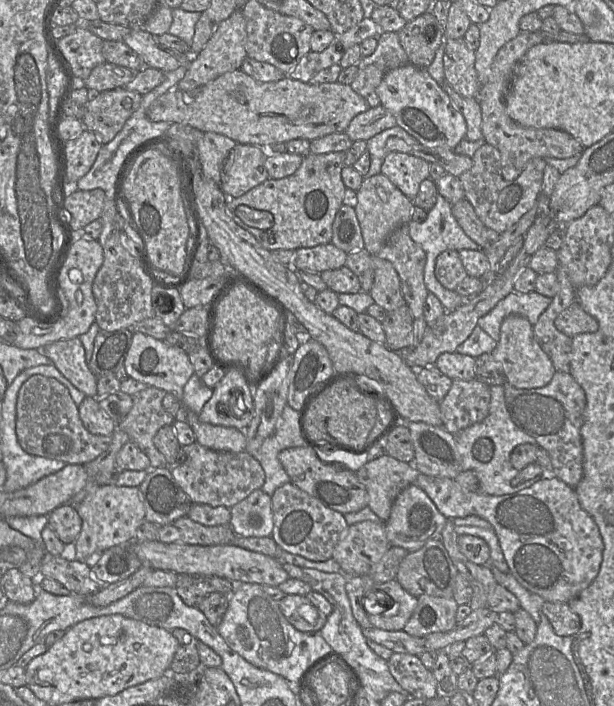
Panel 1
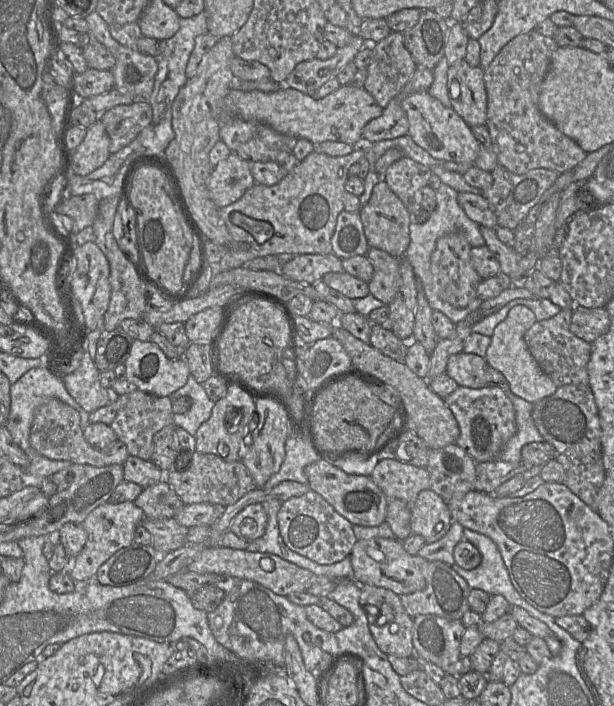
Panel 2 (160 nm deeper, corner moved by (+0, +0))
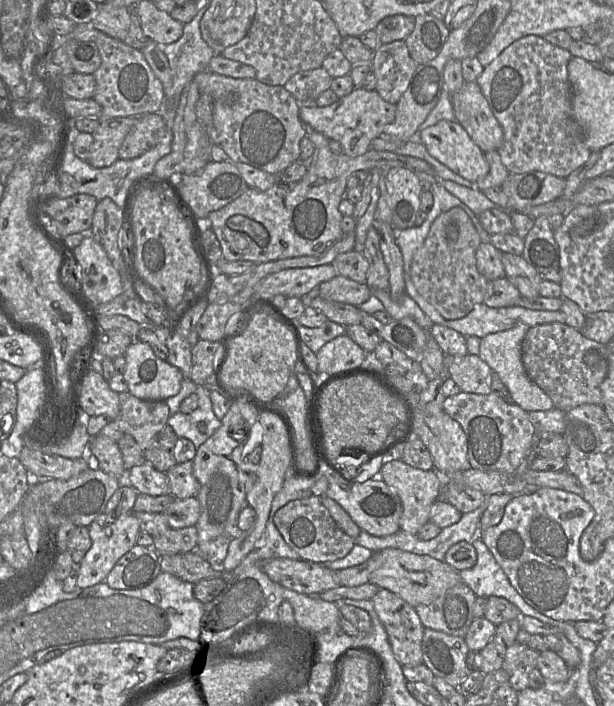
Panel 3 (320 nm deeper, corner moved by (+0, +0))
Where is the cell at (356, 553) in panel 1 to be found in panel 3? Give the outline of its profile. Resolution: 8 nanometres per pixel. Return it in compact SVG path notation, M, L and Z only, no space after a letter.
M385 548L369 558L369 582L387 589L411 606L430 604L447 589L462 582L459 571L429 555L420 555L398 548Z

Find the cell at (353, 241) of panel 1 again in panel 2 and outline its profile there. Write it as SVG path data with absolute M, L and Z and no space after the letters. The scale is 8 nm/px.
M343 210L337 217L331 250L340 259L366 255L368 243L359 212Z

